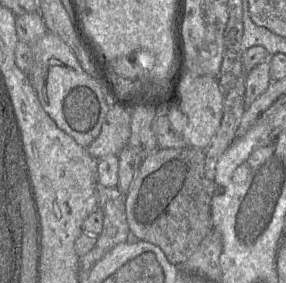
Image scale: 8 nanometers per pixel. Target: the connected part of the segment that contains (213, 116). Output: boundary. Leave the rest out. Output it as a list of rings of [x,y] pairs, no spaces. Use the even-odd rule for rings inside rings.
[[[186,70],[179,86],[179,101],[167,111],[173,129],[185,140],[188,147],[206,150],[216,134],[223,115],[224,93],[218,77],[199,75]]]

